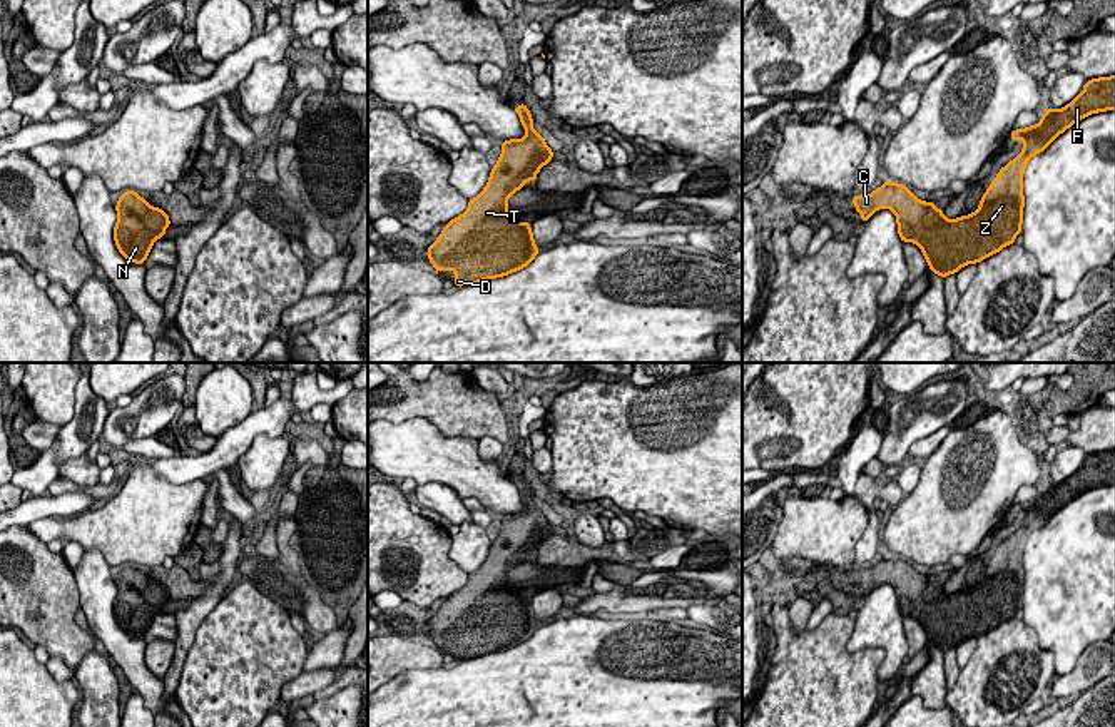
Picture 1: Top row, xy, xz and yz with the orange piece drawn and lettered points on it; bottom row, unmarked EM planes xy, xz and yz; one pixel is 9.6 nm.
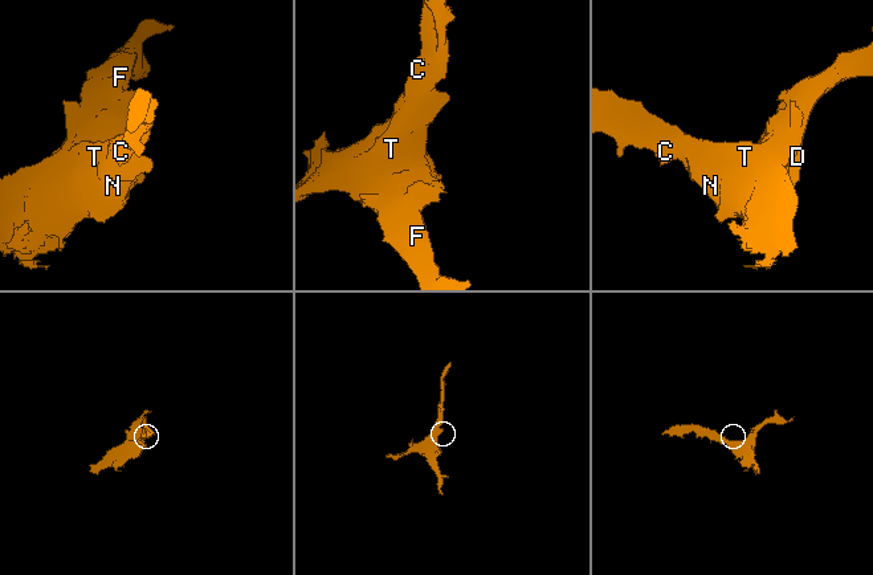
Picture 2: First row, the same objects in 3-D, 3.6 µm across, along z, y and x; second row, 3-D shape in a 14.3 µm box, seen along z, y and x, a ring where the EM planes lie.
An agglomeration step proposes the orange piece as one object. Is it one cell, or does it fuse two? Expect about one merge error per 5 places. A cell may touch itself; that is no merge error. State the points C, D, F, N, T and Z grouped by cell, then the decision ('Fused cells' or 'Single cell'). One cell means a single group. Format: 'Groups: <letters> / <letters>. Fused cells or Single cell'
Groups: C D F N T Z. Single cell

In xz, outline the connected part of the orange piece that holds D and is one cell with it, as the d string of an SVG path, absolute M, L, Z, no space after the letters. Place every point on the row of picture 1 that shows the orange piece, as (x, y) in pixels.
M518 104L513 110L525 135L501 142L483 191L468 199L466 211L446 222L426 251L435 272L453 271L458 287L517 272L540 254L530 222L517 221L508 211L508 199L528 180L535 182L555 152L533 129L528 107Z

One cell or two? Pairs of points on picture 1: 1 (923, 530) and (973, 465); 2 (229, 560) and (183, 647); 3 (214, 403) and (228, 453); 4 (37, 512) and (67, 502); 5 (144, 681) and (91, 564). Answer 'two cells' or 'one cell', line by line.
1: one cell
2: one cell
3: two cells
4: one cell
5: one cell

